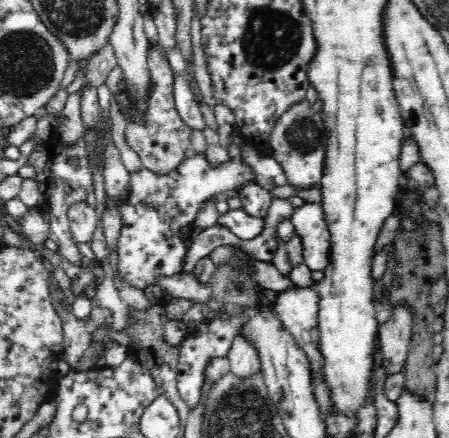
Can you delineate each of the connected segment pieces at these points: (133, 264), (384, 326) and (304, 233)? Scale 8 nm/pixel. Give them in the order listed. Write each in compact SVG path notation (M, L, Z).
M198 152L193 156L187 156L170 174L158 175L143 168L131 174L130 198L126 199L124 206L119 209L122 215L122 229L117 242L118 252L118 276L128 282L132 288L144 289L156 282L156 277L168 277L183 273L183 265L188 247L183 241L188 229L193 228L192 222L196 214L200 212L206 202L218 194L236 193L246 182L257 183L257 171L245 162L245 159L235 160L230 158L228 162L220 166L212 166L206 160L205 152Z
M396 304L391 318L379 325L382 367L386 374L403 372L413 336L412 311L407 304Z
M305 203L295 208L290 219L296 233L302 237L303 264L310 271L326 270L332 260L332 233L322 204Z

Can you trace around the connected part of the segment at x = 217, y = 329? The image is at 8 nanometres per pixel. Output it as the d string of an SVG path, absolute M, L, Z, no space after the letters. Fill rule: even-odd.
M234 317L230 320L210 321L209 324L202 323L194 327L197 331L190 335L186 335L185 339L179 345L179 363L177 364L177 387L181 394L182 400L192 410L198 400L200 400L200 390L204 384L204 368L206 362L212 356L227 356L235 339L236 326L239 326L241 318Z

